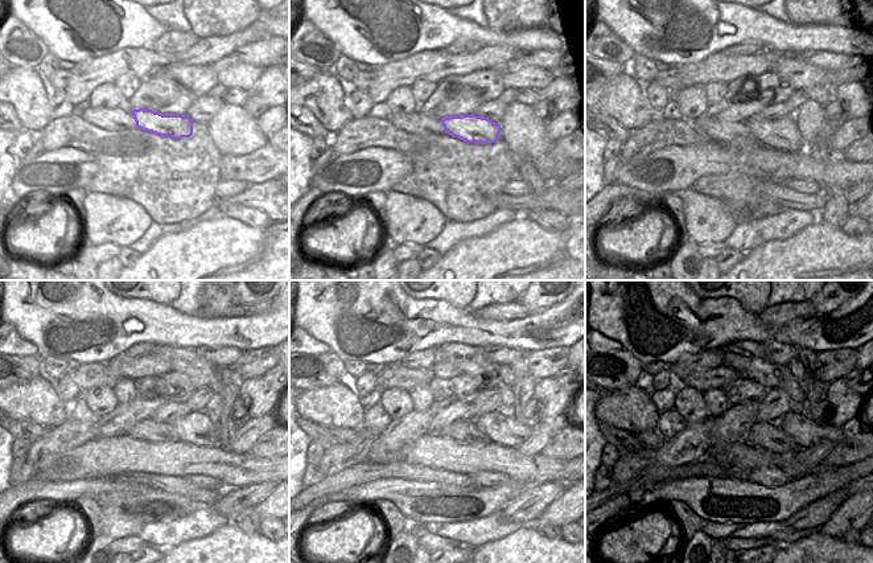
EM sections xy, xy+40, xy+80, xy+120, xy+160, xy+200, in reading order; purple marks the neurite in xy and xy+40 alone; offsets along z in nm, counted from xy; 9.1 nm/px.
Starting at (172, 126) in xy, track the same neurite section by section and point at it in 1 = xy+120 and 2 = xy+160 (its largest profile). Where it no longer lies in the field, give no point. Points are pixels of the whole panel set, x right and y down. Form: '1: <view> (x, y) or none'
1: xy+120 (197, 428)
2: xy+160 (511, 431)

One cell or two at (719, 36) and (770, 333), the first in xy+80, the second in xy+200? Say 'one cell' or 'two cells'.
one cell

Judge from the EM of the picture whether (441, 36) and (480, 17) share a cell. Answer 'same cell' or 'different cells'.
different cells

